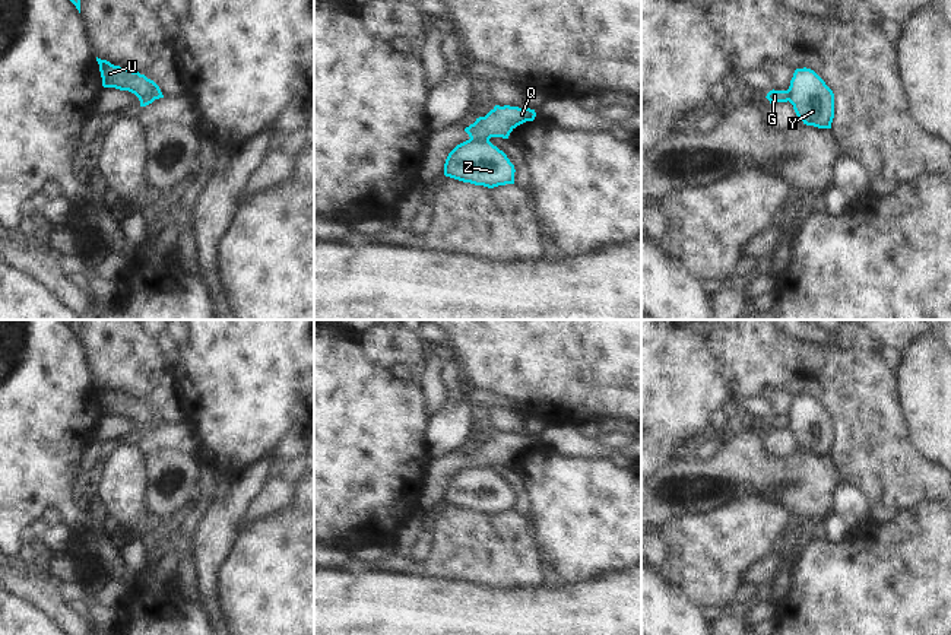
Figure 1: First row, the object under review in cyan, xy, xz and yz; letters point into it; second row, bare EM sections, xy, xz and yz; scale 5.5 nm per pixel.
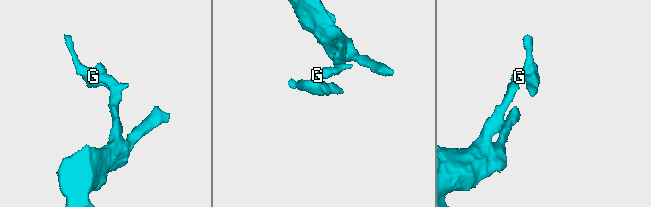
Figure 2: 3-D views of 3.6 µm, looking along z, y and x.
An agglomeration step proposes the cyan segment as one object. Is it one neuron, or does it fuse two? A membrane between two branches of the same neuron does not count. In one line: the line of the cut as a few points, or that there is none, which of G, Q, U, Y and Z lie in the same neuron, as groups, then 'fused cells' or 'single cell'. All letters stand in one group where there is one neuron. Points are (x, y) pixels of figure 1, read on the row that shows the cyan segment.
xz (471, 137), (488, 140) | G Q / U Y Z | fused cells

